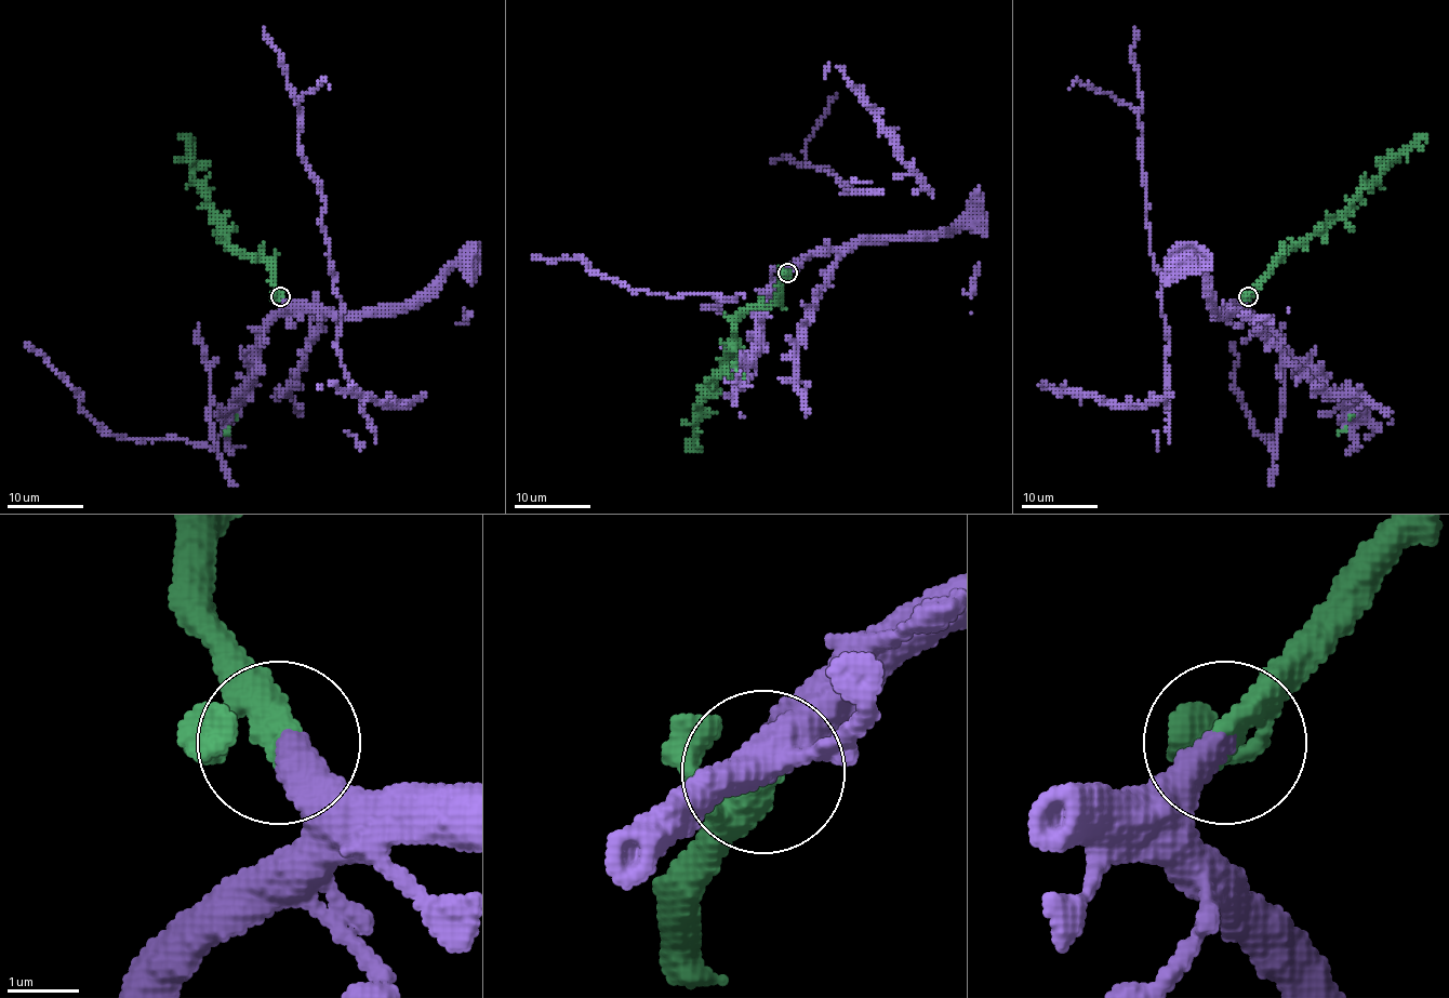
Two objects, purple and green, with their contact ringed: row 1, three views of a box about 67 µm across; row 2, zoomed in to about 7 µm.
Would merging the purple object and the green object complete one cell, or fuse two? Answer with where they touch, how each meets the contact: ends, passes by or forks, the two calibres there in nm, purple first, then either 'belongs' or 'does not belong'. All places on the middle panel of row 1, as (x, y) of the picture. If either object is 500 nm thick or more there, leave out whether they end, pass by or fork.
(787, 273) | purple ends | green passes by | 460/280 nm | belongs

